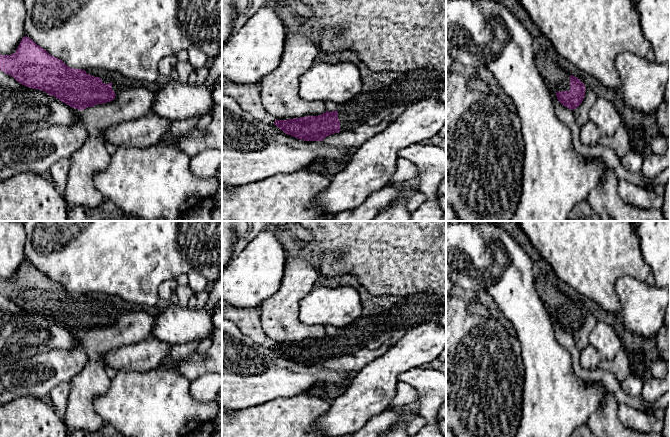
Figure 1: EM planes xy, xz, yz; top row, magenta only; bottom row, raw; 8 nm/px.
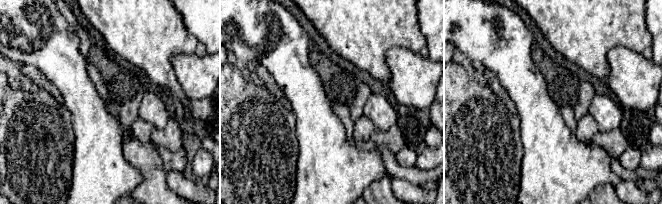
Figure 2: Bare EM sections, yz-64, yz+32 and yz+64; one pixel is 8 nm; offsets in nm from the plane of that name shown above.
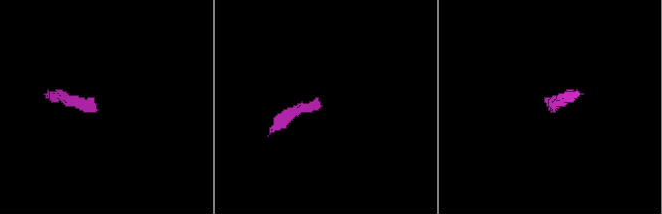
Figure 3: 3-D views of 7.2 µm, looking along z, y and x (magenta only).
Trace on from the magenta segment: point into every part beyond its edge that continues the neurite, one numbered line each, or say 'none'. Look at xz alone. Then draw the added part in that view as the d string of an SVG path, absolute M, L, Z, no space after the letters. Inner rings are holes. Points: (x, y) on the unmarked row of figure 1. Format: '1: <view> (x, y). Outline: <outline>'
1: xz (418, 308). Outline: M416 293L401 297L393 307L378 315L361 315L352 324L337 329L340 356L354 354L366 348L366 343L377 336L429 321L439 321L446 305L432 294Z

